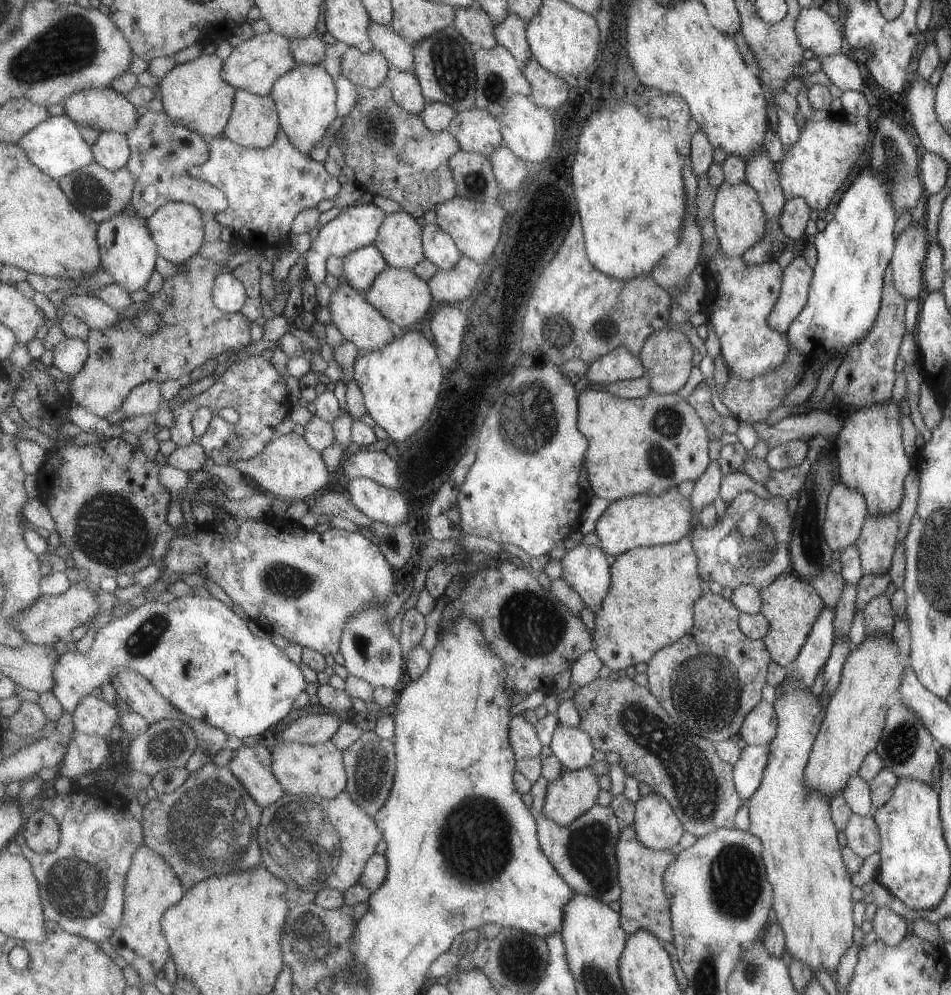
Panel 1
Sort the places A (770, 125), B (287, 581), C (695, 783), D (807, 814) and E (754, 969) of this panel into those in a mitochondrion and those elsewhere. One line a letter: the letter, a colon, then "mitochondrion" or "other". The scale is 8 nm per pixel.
A: other
B: mitochondrion
C: mitochondrion
D: other
E: mitochondrion

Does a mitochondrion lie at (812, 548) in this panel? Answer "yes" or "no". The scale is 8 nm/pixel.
yes

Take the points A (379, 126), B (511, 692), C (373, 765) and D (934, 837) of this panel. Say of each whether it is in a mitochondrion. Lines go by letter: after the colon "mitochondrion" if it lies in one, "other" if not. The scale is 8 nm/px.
A: mitochondrion
B: other
C: mitochondrion
D: other

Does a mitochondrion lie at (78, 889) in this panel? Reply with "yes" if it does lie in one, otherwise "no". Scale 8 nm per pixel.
yes

